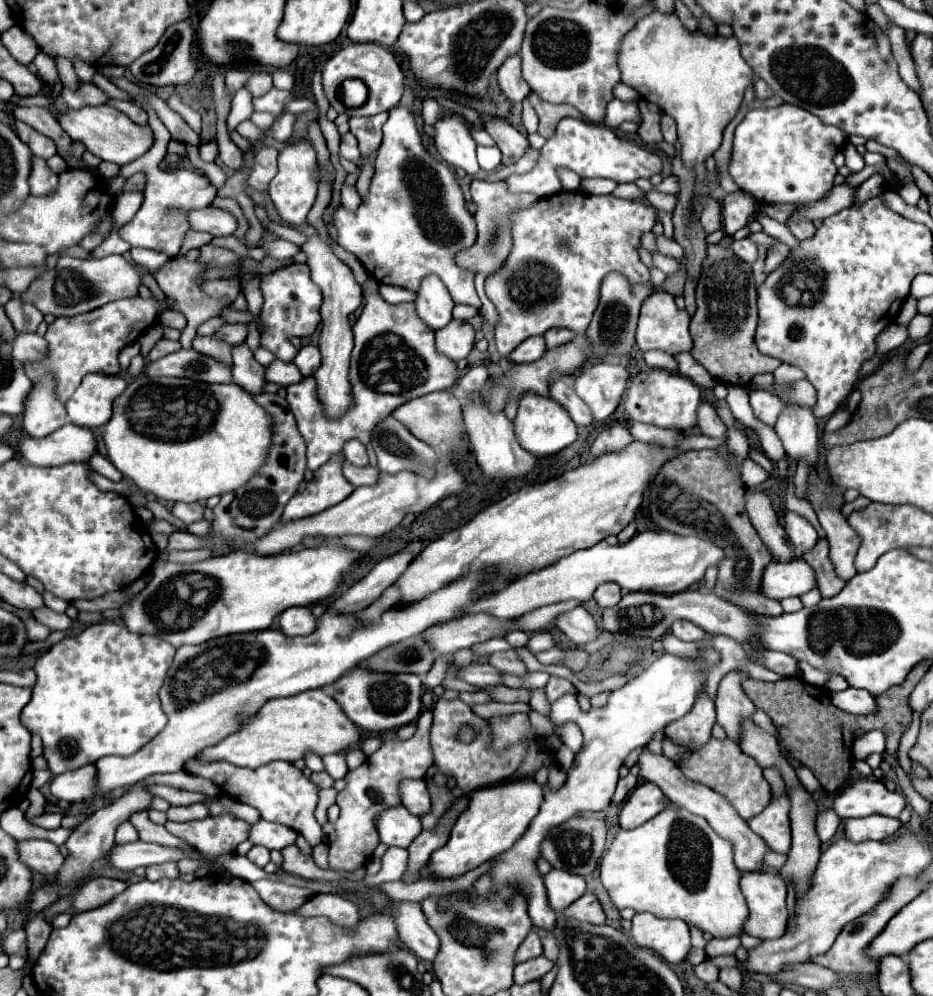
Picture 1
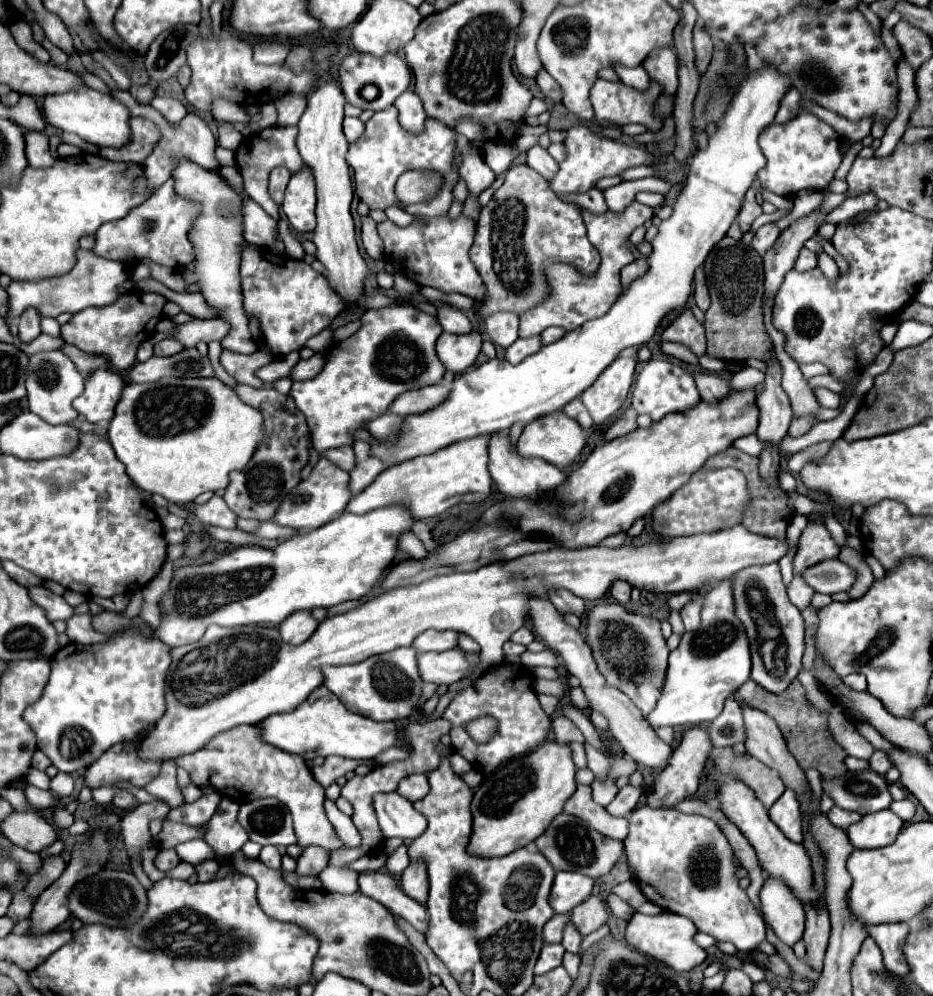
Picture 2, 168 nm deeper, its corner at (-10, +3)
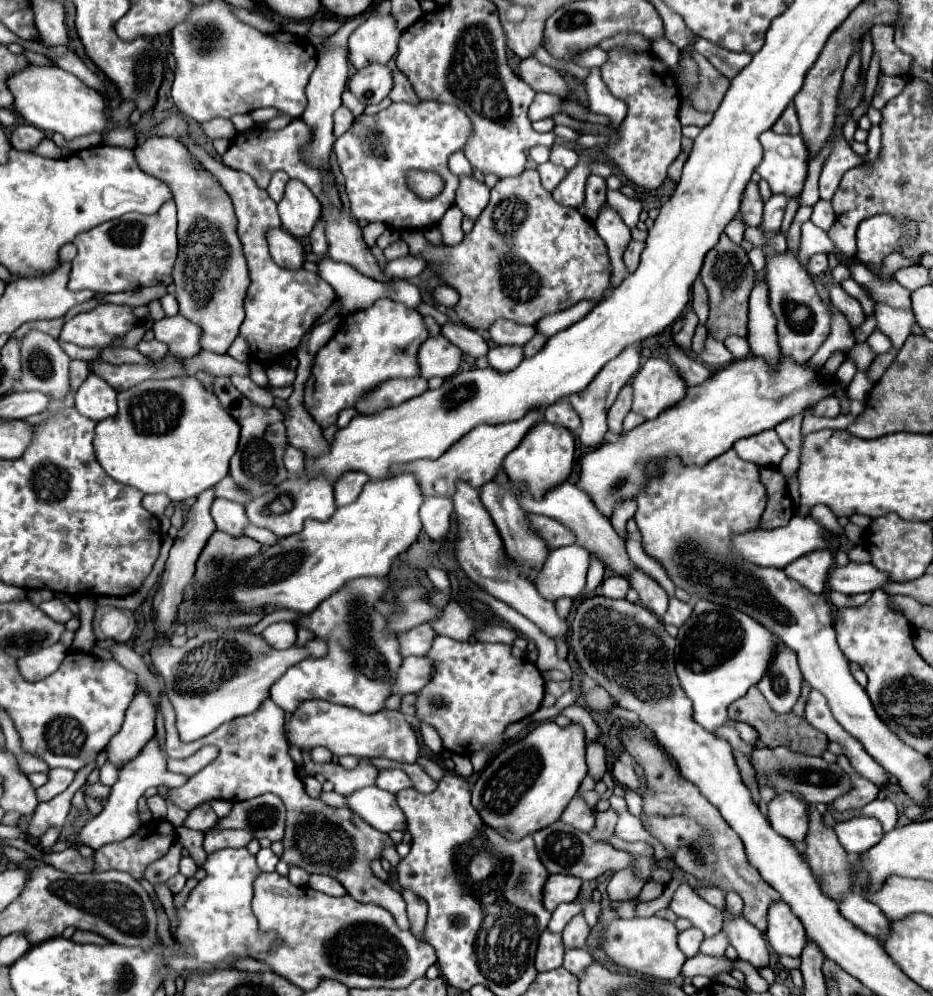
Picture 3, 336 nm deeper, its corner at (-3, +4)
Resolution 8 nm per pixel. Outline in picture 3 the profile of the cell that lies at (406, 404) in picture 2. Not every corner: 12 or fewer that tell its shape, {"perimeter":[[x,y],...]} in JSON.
{"perimeter":[[422,376],[384,380],[362,396],[360,414],[402,404],[428,390]]}

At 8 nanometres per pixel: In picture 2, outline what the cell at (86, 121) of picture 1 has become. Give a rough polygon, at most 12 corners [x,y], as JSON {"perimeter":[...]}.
{"perimeter":[[91,87],[47,95],[57,129],[121,149],[131,141],[129,109]]}

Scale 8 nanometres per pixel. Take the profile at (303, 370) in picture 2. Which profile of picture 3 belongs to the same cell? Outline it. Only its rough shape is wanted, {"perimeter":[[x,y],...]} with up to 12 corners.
{"perimeter":[[274,364],[266,370],[272,388],[290,386],[296,372]]}

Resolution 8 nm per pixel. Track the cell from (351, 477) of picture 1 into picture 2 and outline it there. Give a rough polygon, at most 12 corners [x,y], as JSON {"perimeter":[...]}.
{"perimeter":[[353,447],[329,449],[325,457],[345,471],[355,467]]}

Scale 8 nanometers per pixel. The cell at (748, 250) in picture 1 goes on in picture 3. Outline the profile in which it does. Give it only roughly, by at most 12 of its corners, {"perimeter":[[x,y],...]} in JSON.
{"perimeter":[[772,194],[764,204],[766,234],[780,230],[786,202],[784,194]]}

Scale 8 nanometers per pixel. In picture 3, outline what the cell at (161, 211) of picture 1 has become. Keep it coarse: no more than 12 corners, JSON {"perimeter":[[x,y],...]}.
{"perimeter":[[176,206],[74,238],[70,290],[172,284]]}

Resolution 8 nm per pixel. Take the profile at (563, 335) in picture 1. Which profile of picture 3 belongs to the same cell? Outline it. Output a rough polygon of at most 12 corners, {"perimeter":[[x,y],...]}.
{"perimeter":[[536,334],[526,346],[524,356],[534,356],[546,344],[542,334]]}

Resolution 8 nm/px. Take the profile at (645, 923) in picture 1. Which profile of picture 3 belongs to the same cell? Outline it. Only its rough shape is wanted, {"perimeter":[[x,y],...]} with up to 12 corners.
{"perimeter":[[616,918],[600,948],[616,966],[674,980],[686,956],[676,926]]}

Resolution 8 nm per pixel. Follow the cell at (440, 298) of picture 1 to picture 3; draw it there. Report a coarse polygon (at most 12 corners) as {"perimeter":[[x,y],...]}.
{"perimeter":[[464,324],[442,326],[444,338],[464,354],[482,358],[486,340]]}

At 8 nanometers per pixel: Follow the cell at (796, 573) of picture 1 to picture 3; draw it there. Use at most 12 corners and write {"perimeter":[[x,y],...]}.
{"perimeter":[[872,564],[834,566],[830,590],[874,592],[888,584]]}

